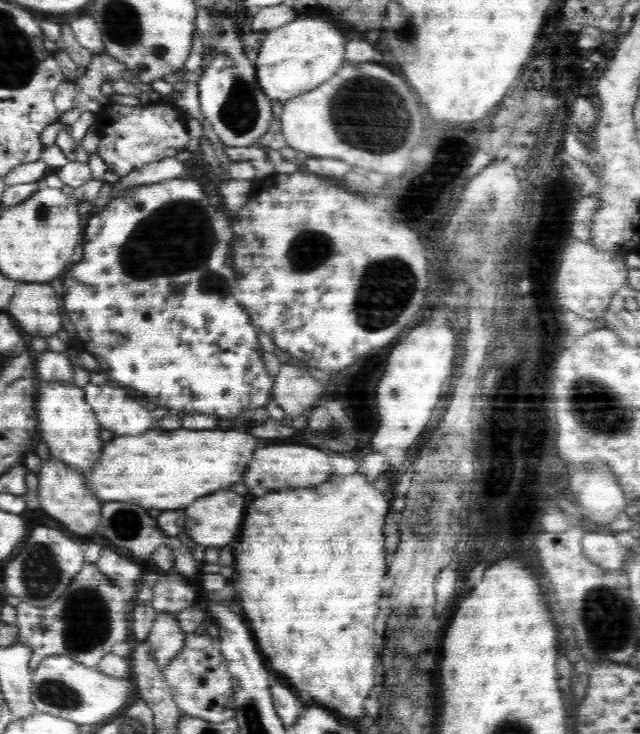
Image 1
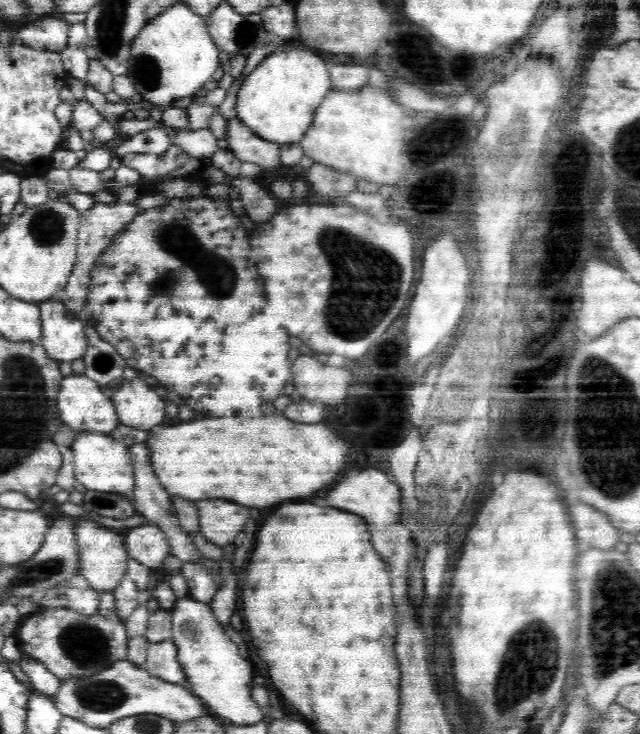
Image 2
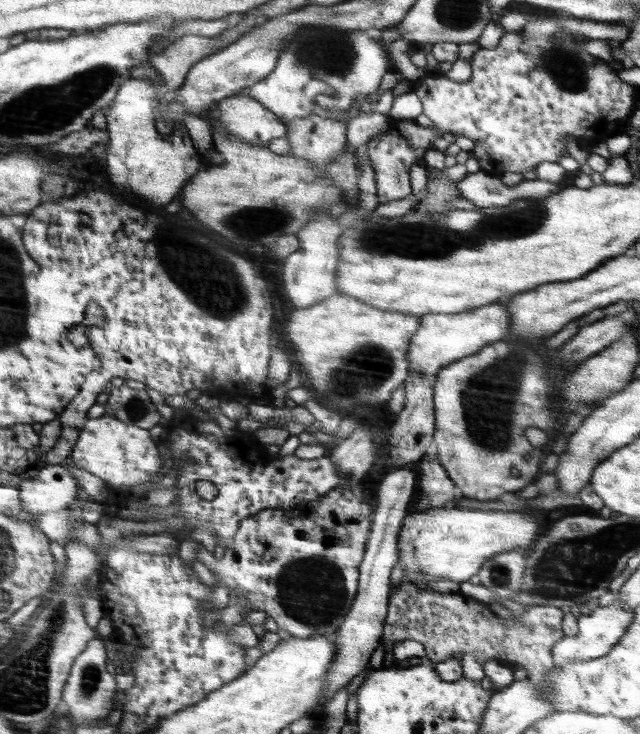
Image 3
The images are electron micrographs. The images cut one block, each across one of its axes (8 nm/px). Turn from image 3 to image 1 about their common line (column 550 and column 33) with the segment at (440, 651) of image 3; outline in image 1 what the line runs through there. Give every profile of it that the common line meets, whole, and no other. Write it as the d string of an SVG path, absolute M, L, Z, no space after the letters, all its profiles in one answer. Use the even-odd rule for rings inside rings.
M84 563L76 573L72 584L52 604L35 607L20 603L15 608L20 642L34 649L30 669L47 656L66 655L78 664L97 667L98 663L118 642L124 642L130 634L130 612L126 591L114 584L94 563Z

